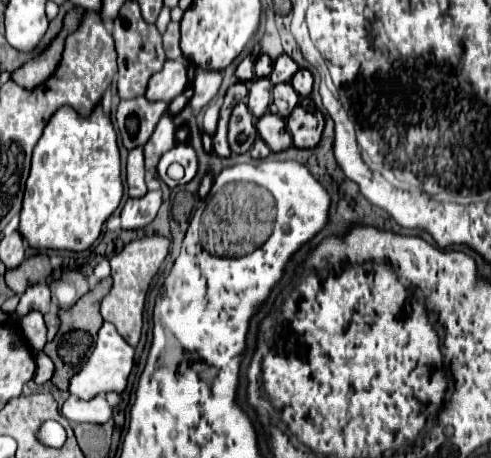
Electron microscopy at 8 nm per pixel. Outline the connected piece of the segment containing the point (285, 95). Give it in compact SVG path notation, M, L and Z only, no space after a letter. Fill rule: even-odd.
M281 84L281 86L275 88L275 94L277 94L277 90L279 90L279 96L275 96L275 98L287 100L287 102L289 102L289 108L287 108L287 110L293 110L295 104L297 104L297 94L293 92L293 88L291 88L289 84Z

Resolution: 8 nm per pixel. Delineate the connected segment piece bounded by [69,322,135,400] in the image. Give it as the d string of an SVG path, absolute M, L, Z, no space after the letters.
M103 322L95 348L91 356L85 360L85 366L77 374L73 374L69 382L69 394L81 398L81 400L91 400L97 394L107 394L107 392L123 392L127 386L127 378L133 368L133 348L119 336L115 326L111 322Z

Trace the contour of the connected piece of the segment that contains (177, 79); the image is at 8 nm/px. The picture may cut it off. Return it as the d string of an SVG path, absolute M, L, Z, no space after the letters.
M167 60L165 66L151 76L147 86L149 100L171 102L187 86L187 64L183 60Z

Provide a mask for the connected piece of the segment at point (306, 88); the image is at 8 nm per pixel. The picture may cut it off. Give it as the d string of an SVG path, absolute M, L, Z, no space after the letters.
M299 68L297 74L291 78L291 86L295 88L295 92L299 96L303 96L303 98L309 96L311 88L313 88L313 76L311 76L311 72L305 70L305 68Z

